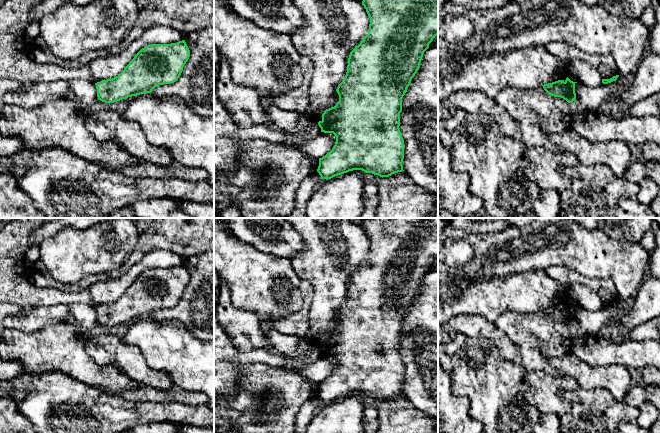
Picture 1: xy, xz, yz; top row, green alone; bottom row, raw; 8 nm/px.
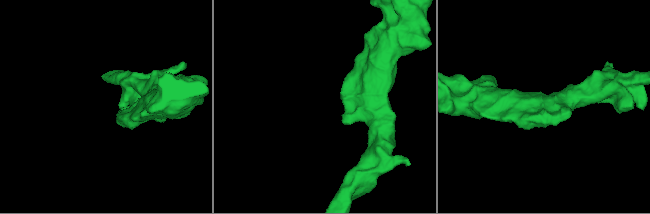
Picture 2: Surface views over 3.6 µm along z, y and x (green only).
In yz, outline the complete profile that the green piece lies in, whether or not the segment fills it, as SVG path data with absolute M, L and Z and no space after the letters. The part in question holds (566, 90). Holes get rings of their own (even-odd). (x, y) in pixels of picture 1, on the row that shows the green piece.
M568 77L566 80L558 80L552 83L542 85L544 90L554 97L561 97L569 103L576 99L575 84Z

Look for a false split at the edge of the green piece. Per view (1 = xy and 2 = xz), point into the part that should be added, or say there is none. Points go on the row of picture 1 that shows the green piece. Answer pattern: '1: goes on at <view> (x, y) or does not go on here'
1: does not go on here
2: does not go on here

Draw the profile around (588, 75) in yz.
M575 59L567 65L571 66L578 73L578 82L590 88L595 88L602 84L602 76L600 72L591 64Z

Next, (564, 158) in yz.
M527 147L520 172L535 182L541 190L562 193L571 185L570 180L560 173L562 166L574 167L579 163L573 153L553 153L544 148Z

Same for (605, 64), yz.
M563 41L551 42L546 45L546 49L566 64L575 59L580 59L591 64L600 72L602 79L610 79L618 75L616 62L609 54L587 54Z

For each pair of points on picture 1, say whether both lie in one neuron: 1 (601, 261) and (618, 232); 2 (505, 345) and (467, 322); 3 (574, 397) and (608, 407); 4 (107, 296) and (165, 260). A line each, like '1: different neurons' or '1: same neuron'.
1: different neurons
2: same neuron
3: same neuron
4: same neuron

